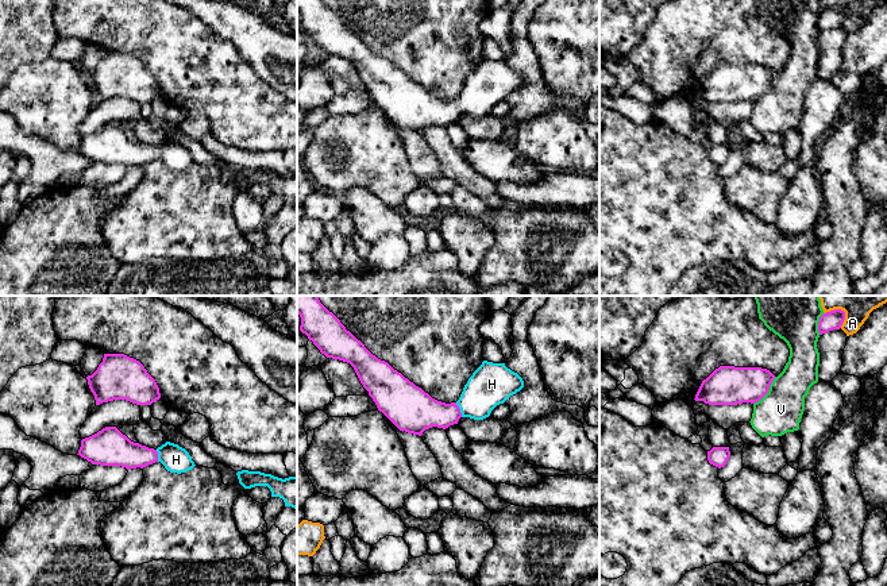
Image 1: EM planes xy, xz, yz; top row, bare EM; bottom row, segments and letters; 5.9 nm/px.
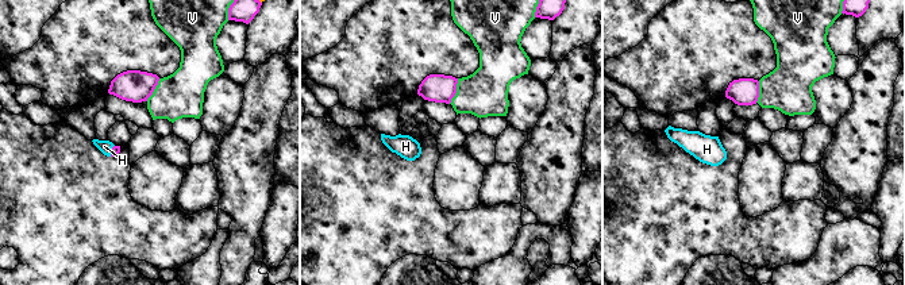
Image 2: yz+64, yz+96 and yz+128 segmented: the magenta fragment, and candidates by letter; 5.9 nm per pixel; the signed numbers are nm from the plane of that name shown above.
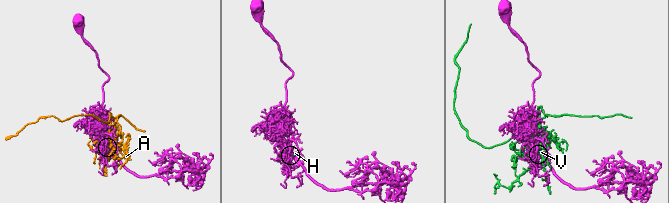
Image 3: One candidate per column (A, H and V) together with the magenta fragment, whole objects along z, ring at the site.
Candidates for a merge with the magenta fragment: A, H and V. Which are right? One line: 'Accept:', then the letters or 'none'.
Accept: H

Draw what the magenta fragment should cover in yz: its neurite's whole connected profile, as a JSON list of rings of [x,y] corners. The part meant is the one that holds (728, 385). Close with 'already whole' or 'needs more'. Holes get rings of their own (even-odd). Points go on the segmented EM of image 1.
[[[720,366],[702,381],[694,400],[709,405],[755,404],[768,393],[774,379],[767,369]]]; already whole

